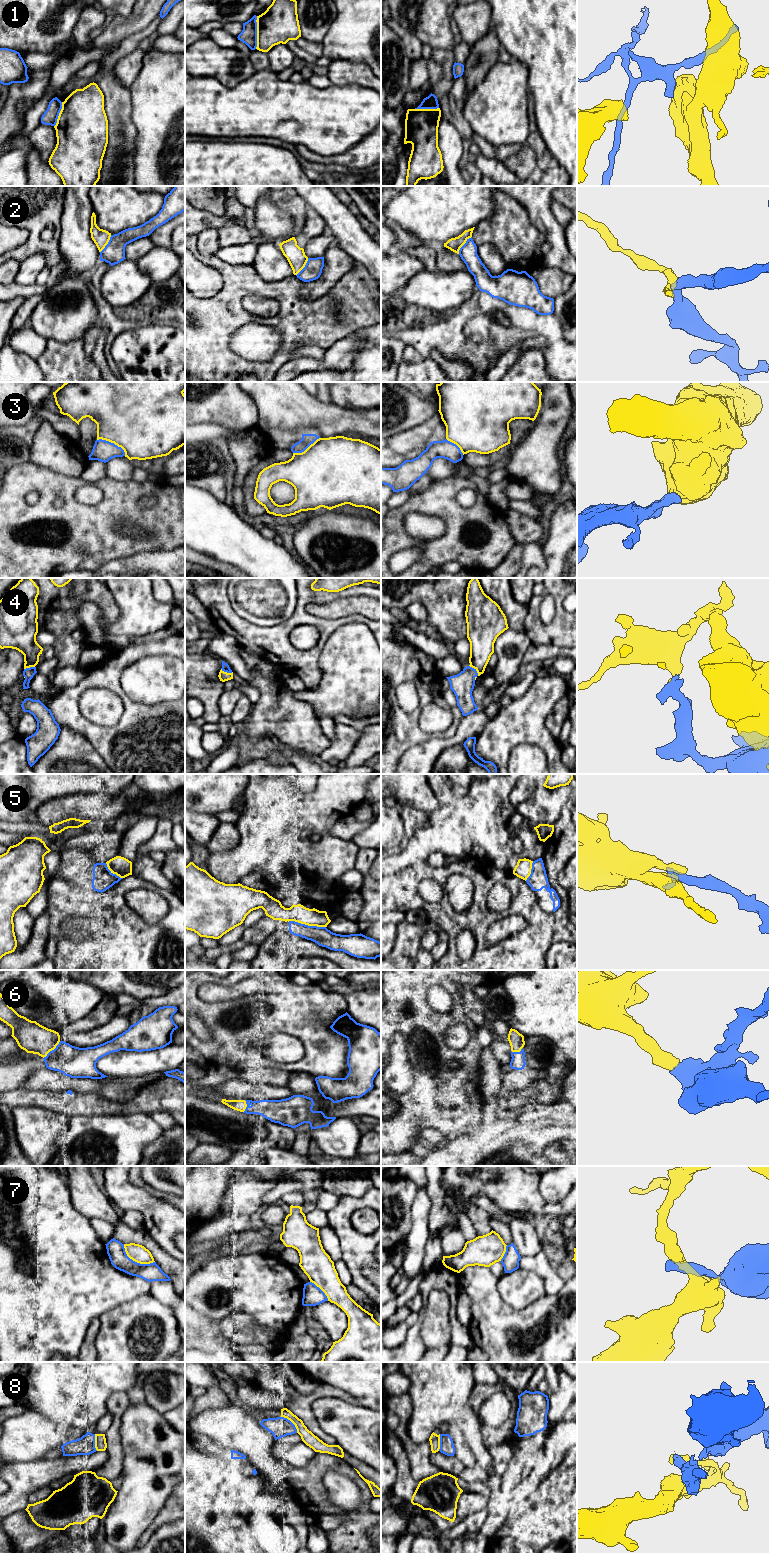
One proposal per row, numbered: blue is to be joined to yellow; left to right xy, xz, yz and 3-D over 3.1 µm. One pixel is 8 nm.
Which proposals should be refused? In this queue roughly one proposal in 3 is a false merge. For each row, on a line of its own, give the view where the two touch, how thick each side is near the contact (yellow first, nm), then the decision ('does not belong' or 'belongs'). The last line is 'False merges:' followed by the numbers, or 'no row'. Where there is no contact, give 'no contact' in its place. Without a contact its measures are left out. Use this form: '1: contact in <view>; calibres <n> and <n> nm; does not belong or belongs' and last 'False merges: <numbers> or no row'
1: contact in xz; calibres 300 and 130 nm; does not belong
2: contact in yz; calibres 110 and 140 nm; does not belong
3: contact in xy; calibres 500 and 170 nm; does not belong
4: contact in yz; calibres 190 and 190 nm; belongs
5: contact in xz; calibres 140 and 150 nm; does not belong
6: contact in xy; calibres 240 and 240 nm; belongs
7: contact in xy; calibres 140 and 140 nm; does not belong
8: contact in xz; calibres 100 and 160 nm; does not belong
False merges: 1, 2, 3, 5, 7, 8

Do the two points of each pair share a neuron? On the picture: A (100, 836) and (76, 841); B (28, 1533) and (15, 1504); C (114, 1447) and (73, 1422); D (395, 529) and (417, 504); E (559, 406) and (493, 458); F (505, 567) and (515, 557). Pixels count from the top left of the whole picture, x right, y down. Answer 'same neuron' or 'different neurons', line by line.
A: same neuron
B: different neurons
C: different neurons
D: same neuron
E: different neurons
F: same neuron

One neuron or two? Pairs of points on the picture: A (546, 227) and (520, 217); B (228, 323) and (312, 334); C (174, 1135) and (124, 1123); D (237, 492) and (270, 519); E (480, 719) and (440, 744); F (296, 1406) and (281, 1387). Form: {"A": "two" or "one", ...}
{"A": "two", "B": "one", "C": "two", "D": "one", "E": "one", "F": "one"}

